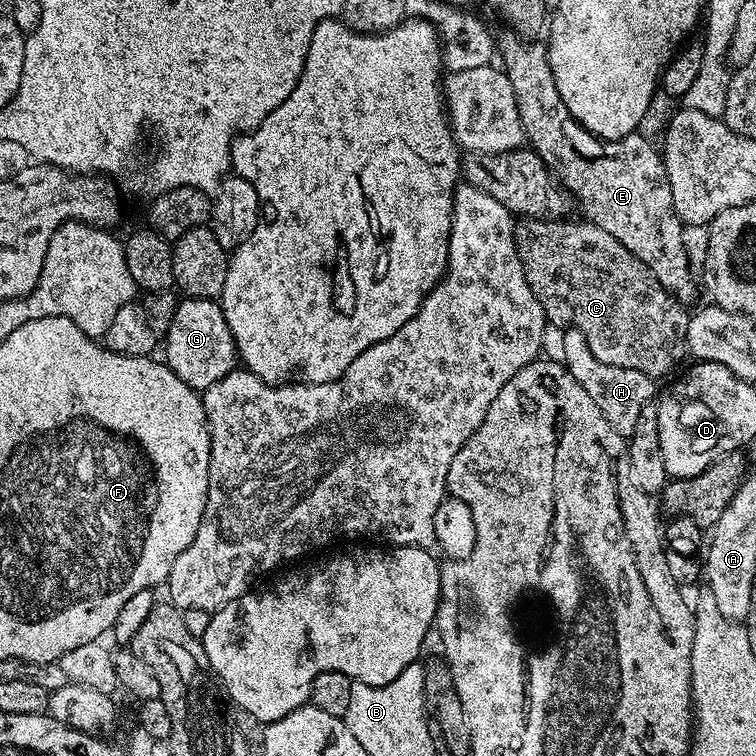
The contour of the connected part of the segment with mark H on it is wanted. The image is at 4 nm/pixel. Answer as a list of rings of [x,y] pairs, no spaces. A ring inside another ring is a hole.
[[[564,328],[562,350],[564,367],[580,383],[582,390],[586,390],[590,398],[594,398],[598,410],[606,414],[606,422],[610,422],[614,430],[618,430],[621,436],[627,438],[634,430],[634,422],[638,422],[638,414],[642,414],[642,406],[653,403],[657,395],[657,381],[642,373],[641,370],[623,369],[622,366],[600,362],[590,352],[586,338],[576,328]]]

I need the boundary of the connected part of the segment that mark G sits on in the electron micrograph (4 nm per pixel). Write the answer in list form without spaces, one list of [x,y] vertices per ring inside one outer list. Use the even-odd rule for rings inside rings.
[[[181,299],[174,310],[170,330],[162,338],[162,352],[163,348],[168,369],[178,374],[186,386],[197,390],[214,386],[218,378],[226,378],[226,374],[238,368],[236,343],[230,334],[230,326],[226,326],[224,311],[216,300]]]

